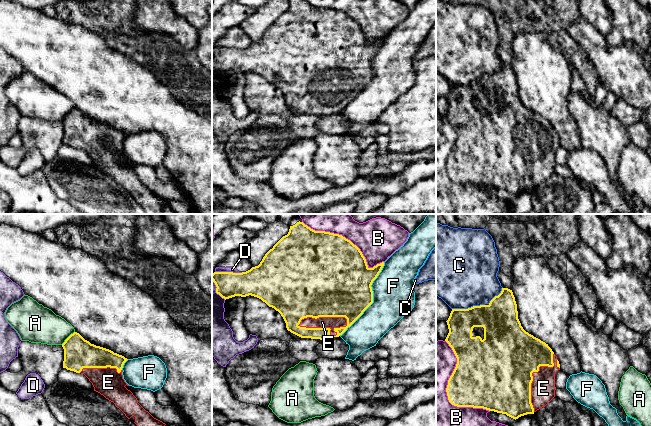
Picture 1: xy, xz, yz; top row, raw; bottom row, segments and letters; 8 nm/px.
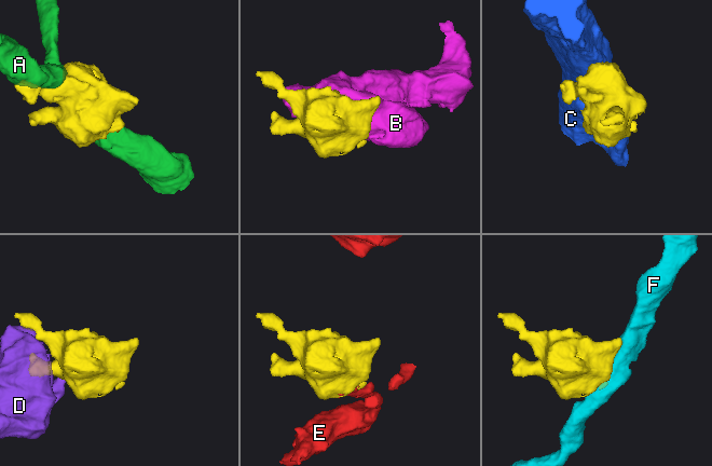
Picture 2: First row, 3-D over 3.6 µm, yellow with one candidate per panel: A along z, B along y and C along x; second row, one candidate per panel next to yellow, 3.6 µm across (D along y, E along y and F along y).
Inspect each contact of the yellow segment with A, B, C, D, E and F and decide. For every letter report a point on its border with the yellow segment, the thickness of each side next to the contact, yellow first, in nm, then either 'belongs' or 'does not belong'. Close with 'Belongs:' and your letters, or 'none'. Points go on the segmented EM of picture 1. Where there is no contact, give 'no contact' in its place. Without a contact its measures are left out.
A: xy (67, 338) | 240/300 nm | does not belong
B: yz (446, 391) | 400/300 nm | does not belong
C: yz (468, 308) | 260/480 nm | does not belong
D: xz (229, 272) | 240/50 nm | does not belong
E: xz (321, 316) | 500/100 nm | belongs
F: xz (372, 299) | 440/340 nm | does not belong
Belongs: E

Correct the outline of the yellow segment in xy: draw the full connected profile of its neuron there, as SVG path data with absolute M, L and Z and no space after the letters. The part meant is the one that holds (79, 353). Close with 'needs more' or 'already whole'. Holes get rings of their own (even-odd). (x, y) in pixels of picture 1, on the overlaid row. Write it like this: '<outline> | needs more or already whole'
M74 332L62 344L64 349L63 368L74 371L76 373L84 374L94 387L94 391L103 395L106 399L113 402L125 416L130 419L135 417L135 424L137 426L165 426L162 421L154 418L148 411L146 411L139 403L133 393L125 386L129 386L122 375L122 368L124 363L128 360L122 355L114 353L113 351L91 344L85 340L79 333Z | needs more

